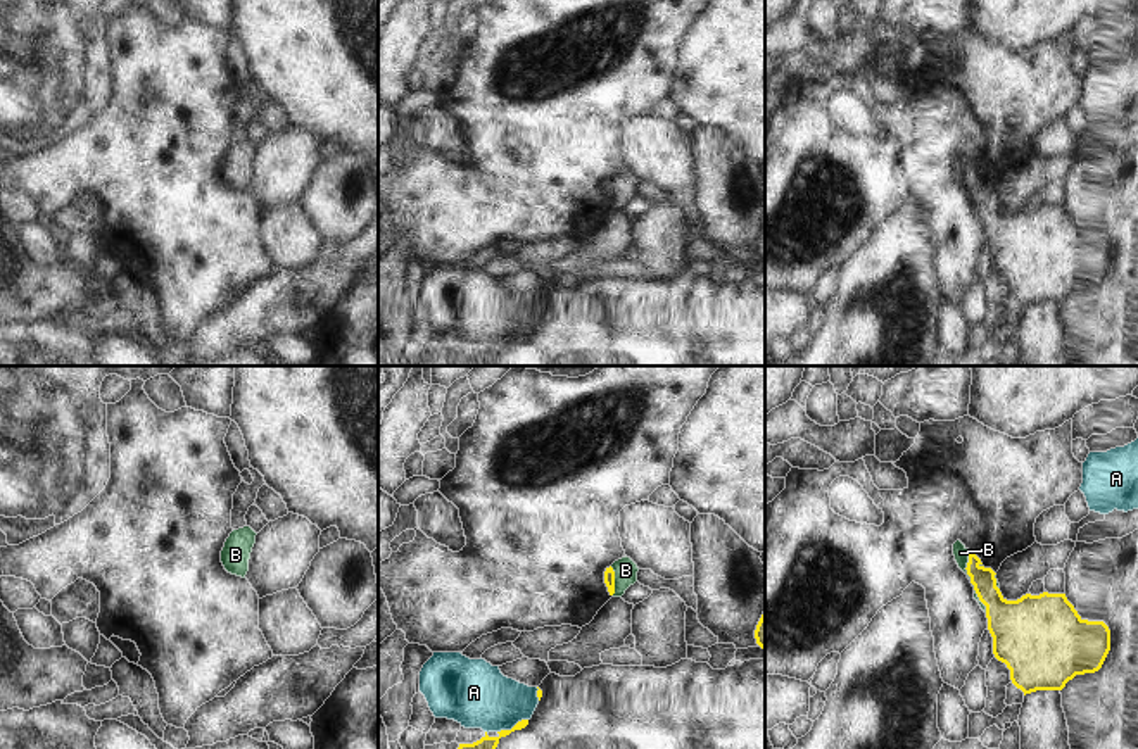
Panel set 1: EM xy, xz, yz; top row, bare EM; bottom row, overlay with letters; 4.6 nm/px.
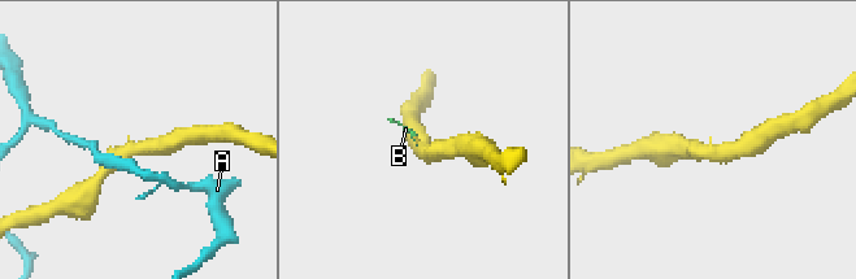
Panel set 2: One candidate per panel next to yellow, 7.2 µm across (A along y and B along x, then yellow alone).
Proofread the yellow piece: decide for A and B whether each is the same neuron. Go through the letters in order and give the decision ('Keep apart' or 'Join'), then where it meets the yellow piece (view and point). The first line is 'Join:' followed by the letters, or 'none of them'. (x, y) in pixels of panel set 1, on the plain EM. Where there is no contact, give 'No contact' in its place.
Join: B
A: Keep apart. Touches yellow at xz (513, 340)
B: Join. Touches yellow at xz (613, 194).

